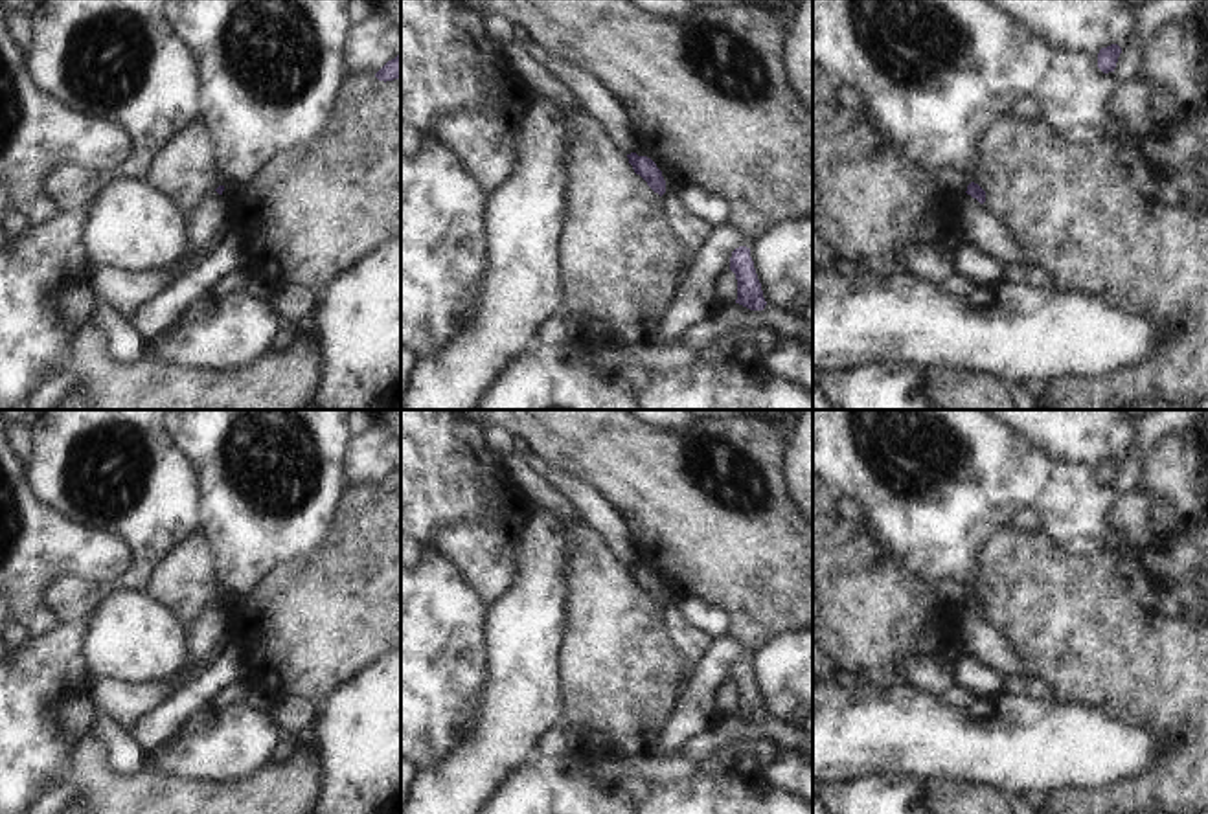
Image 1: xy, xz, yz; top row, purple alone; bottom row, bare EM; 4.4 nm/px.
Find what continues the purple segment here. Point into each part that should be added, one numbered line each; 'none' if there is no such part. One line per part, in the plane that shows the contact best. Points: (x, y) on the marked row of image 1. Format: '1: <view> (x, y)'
none

